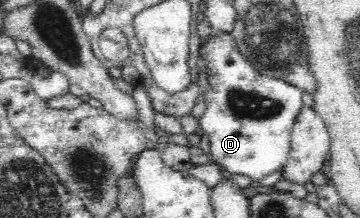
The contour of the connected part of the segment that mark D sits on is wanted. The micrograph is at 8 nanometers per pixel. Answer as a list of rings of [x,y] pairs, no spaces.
[[[218,32],[199,45],[200,67],[206,69],[208,87],[204,91],[204,113],[200,115],[200,130],[210,138],[208,157],[227,173],[244,175],[254,185],[267,175],[284,168],[291,151],[291,129],[296,115],[303,107],[302,91],[298,86],[260,72],[240,52],[236,38],[231,32]]]

